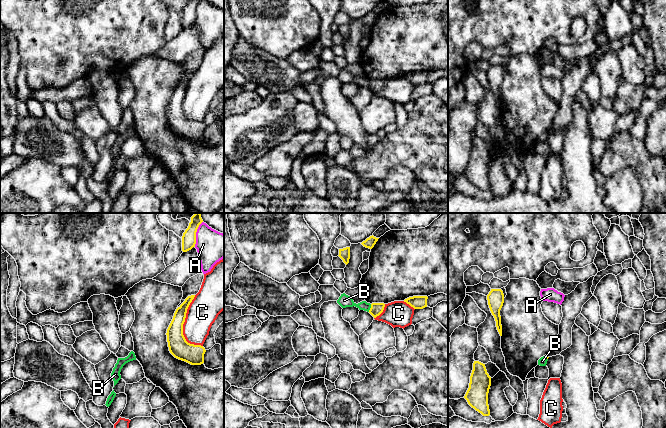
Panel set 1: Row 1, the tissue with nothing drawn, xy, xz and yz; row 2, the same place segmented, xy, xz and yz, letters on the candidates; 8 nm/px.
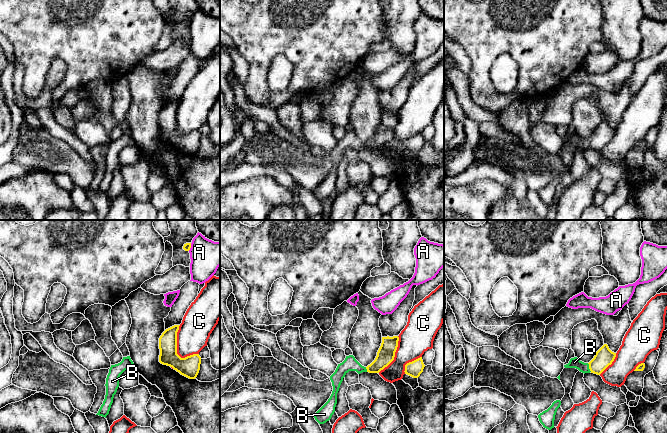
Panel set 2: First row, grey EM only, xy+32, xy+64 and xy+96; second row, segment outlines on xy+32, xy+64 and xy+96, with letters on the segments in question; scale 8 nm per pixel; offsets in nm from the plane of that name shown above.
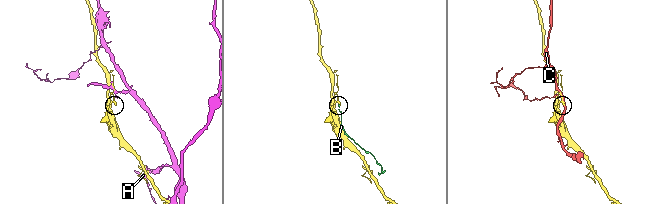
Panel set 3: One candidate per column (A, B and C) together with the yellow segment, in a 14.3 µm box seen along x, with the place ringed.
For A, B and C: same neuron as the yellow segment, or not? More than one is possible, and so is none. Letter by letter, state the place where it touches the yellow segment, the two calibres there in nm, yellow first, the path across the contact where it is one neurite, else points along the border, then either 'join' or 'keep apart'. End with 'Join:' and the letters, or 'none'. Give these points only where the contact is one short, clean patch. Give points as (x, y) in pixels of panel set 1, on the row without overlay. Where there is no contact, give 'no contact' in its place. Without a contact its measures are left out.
A: xy (195, 11) | 110/260 nm | along xy (200, 0), (196, 8), (196, 19), (194, 22) | keep apart
B: xz (370, 84) | 100/100 nm | across xz (376, 85), (370, 84), (344, 76) | join
C: xy (182, 102) | 160/240 nm | keep apart
Join: B

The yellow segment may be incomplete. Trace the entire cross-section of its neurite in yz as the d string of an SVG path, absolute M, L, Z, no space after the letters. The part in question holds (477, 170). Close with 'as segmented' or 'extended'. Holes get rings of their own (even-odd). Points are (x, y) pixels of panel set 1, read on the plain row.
M474 137L470 152L469 164L464 172L468 180L483 192L489 192L488 169L491 153L487 149L485 140Z; as segmented

